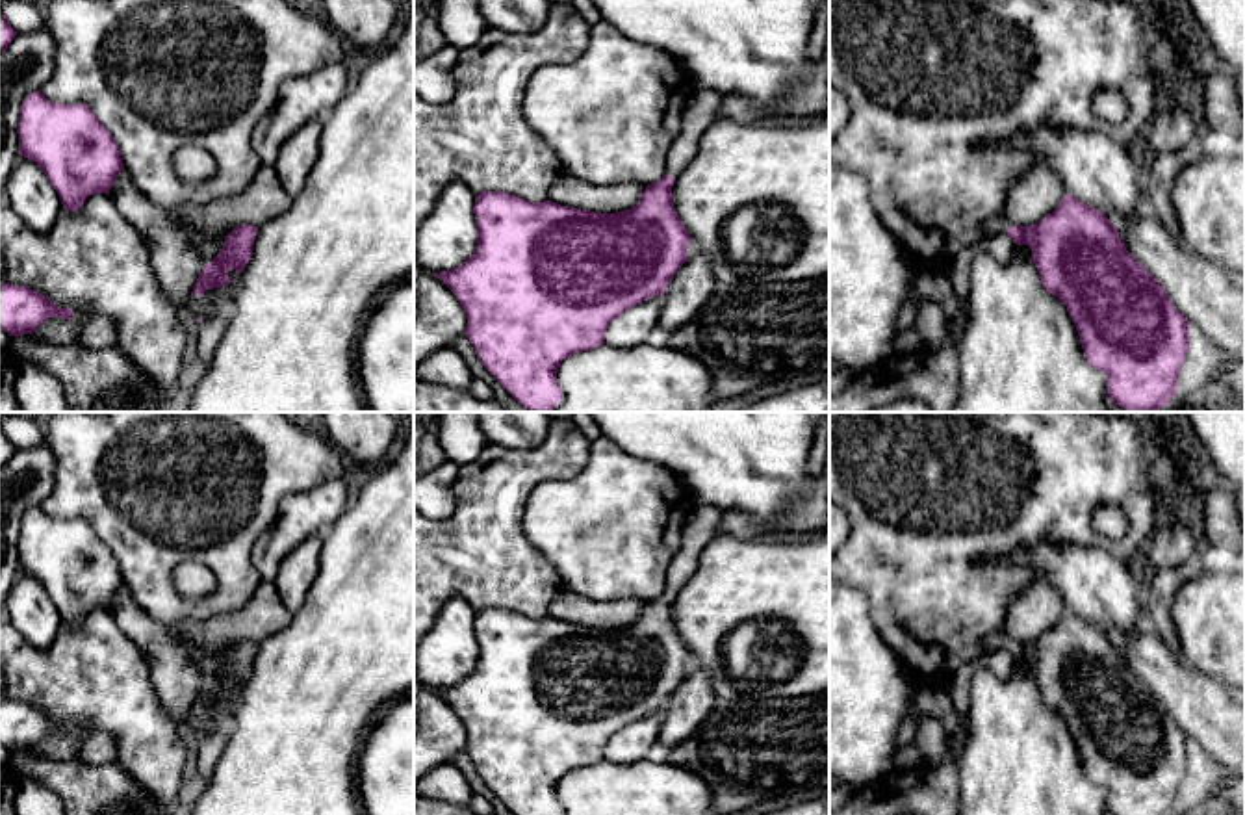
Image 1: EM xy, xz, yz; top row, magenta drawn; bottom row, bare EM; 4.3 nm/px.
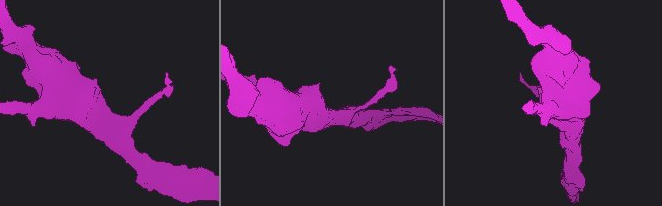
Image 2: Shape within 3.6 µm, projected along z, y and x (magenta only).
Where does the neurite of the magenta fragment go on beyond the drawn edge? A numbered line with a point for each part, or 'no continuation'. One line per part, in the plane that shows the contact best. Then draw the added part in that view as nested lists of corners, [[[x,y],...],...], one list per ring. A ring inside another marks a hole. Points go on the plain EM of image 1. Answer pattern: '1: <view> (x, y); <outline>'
1: xz (702, 524); [[[696,505],[683,527],[683,544],[672,559],[666,574],[666,590],[675,594],[696,570],[700,553],[716,537],[724,511],[707,505]]]

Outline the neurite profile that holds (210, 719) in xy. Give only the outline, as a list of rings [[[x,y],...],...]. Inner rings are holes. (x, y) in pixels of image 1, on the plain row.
[[[230,685],[228,692],[230,692],[230,698],[226,702],[206,705],[200,711],[189,713],[189,726],[199,735],[208,735],[217,730],[230,730],[232,728],[232,707],[234,707],[234,700],[237,696],[236,685]]]

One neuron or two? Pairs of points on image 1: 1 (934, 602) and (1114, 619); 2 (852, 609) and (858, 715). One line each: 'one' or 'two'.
1: two
2: one

